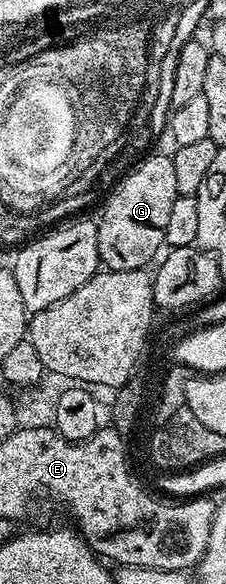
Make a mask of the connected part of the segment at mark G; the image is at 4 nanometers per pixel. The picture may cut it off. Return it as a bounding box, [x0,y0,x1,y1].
[96,153,177,271]

